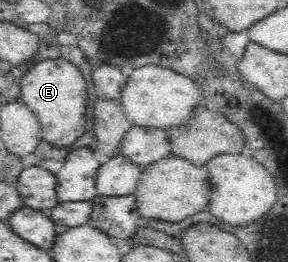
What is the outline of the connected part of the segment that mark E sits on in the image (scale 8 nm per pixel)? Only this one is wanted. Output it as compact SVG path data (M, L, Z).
M48 58L31 67L20 82L20 101L30 108L41 127L40 139L63 148L71 146L84 135L86 127L86 80L81 71L62 58Z

